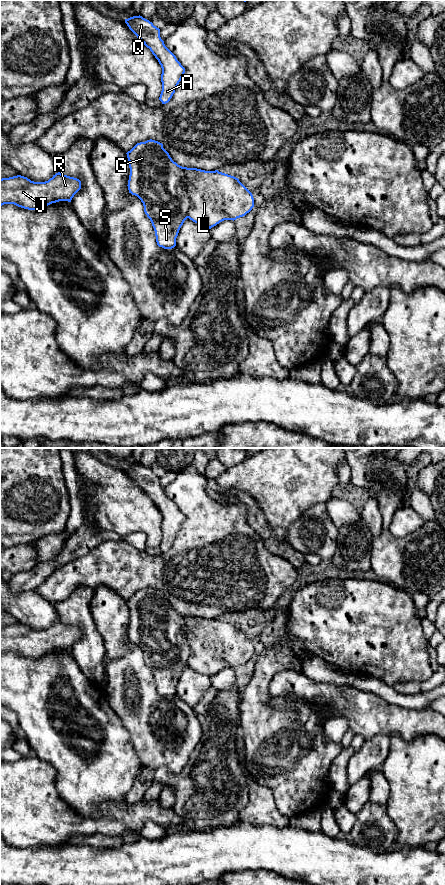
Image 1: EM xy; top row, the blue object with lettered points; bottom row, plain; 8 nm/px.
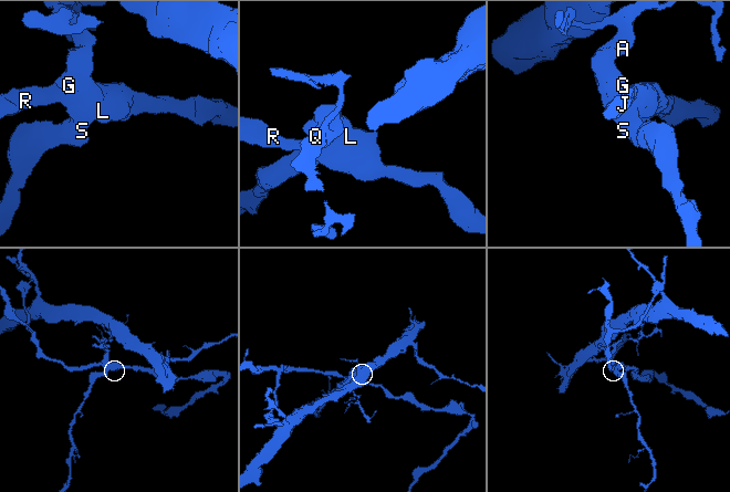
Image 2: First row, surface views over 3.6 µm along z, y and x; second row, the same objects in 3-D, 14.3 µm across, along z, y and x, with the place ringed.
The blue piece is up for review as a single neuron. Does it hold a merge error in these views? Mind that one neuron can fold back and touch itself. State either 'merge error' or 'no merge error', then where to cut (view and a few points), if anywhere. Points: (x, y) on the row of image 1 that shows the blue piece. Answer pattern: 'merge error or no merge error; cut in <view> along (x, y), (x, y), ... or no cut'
merge error; cut in xy along (186, 168), (185, 187), (190, 200), (188, 217)

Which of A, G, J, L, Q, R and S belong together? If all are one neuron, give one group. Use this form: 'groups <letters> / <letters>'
groups A G Q S / J L R

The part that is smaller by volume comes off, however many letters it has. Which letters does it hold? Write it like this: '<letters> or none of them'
A, G, Q, S

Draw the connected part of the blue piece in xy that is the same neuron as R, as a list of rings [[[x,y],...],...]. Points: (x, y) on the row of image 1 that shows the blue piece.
[[[60,172],[48,181],[34,182],[17,175],[0,179],[0,206],[14,204],[28,210],[40,210],[59,201],[71,202],[81,189],[81,181]]]

